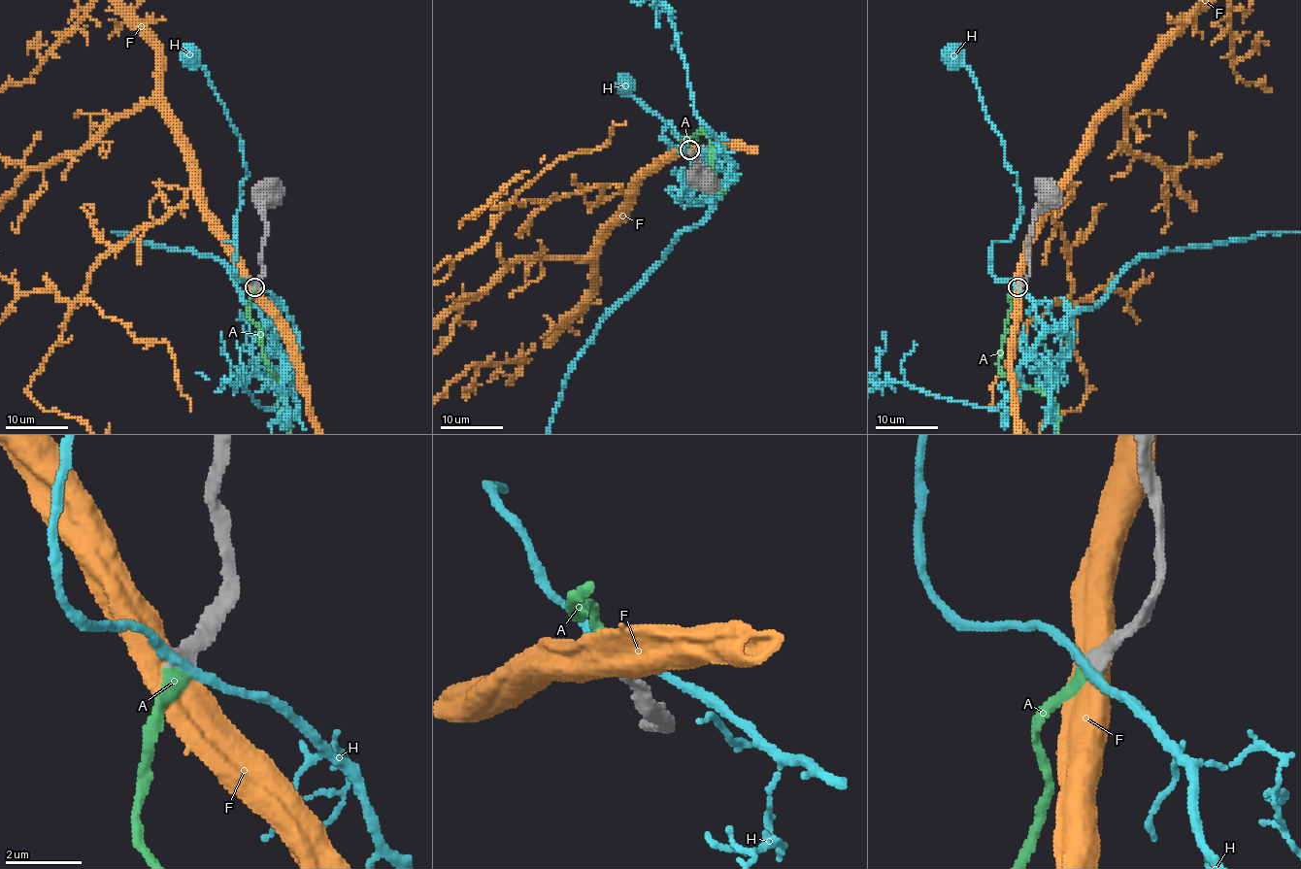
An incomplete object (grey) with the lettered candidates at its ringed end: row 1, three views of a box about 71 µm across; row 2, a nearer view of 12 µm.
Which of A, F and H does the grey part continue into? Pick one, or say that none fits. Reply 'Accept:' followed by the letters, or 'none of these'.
Accept: A

